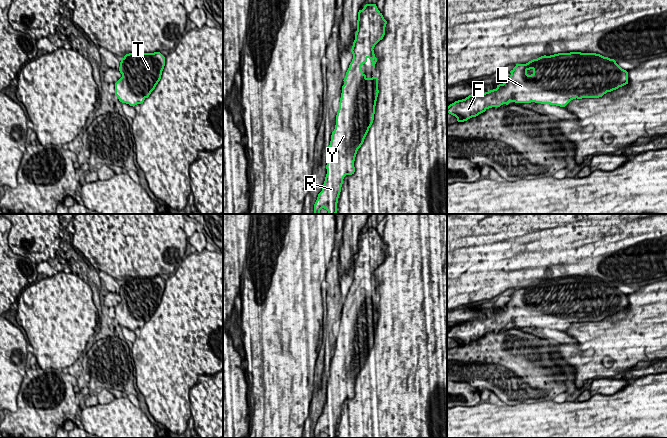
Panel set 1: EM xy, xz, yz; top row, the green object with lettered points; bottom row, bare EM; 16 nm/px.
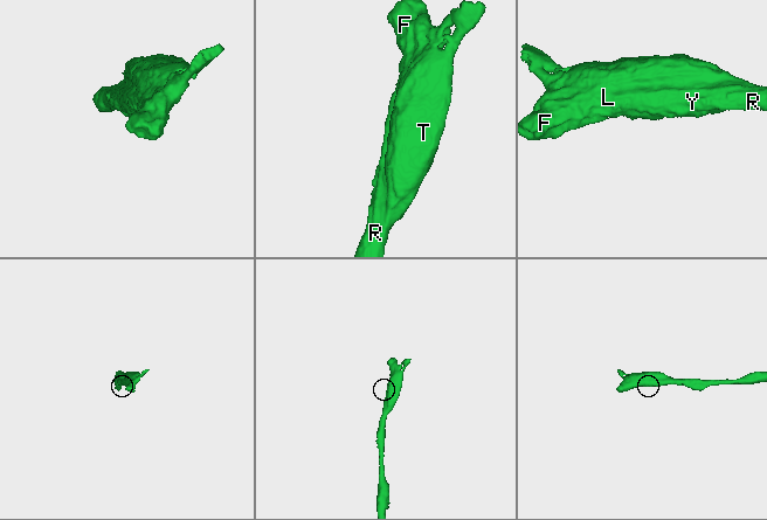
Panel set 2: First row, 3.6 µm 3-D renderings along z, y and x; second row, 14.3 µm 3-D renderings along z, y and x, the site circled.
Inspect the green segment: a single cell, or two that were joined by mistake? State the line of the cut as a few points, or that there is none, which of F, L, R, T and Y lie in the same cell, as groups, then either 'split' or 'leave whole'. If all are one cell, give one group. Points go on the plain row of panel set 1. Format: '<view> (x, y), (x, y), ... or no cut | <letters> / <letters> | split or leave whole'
no cut | F L R T Y | leave whole

